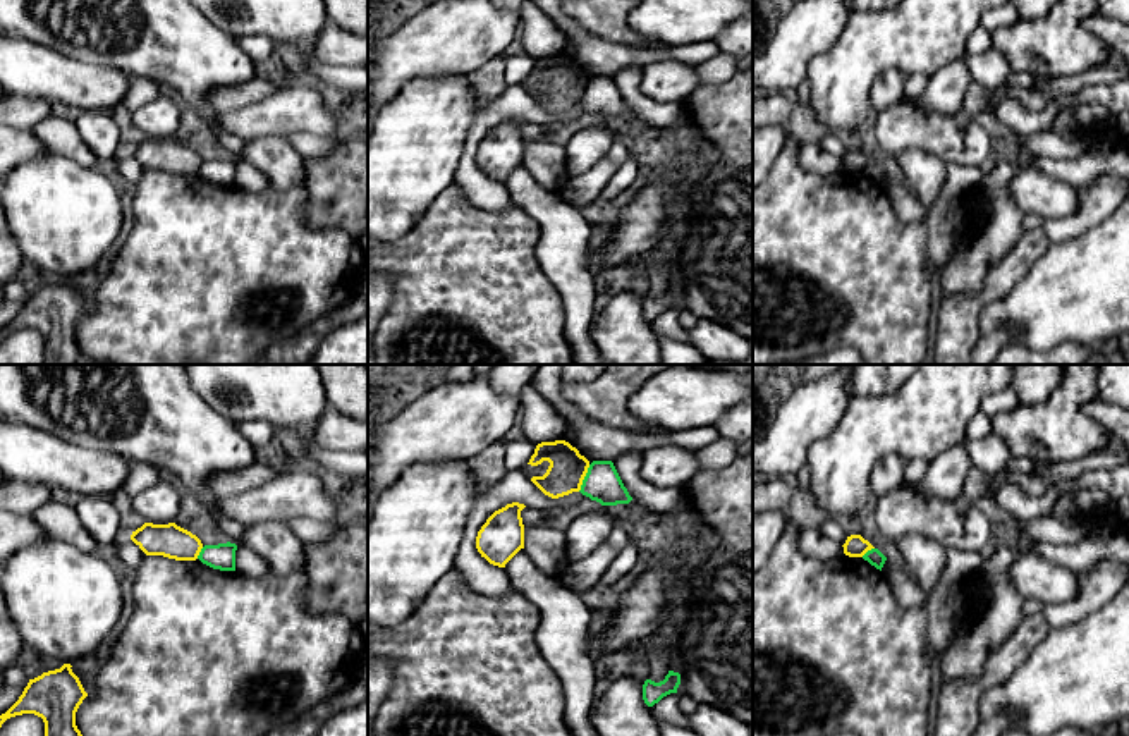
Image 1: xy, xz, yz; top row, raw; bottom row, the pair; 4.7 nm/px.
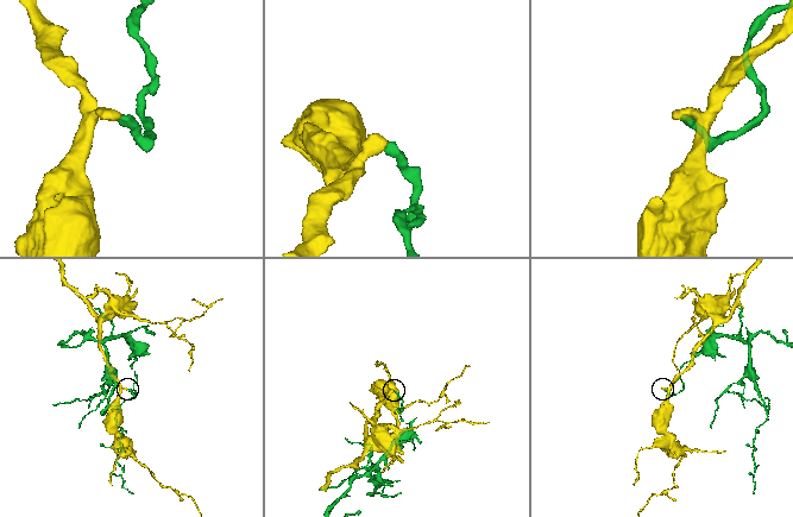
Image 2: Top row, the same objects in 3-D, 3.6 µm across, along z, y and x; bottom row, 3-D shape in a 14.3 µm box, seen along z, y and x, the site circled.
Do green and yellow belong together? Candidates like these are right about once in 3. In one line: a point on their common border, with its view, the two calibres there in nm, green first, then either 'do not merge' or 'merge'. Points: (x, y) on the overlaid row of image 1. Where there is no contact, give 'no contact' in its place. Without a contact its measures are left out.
xz (585, 478) | 170/180 nm | do not merge

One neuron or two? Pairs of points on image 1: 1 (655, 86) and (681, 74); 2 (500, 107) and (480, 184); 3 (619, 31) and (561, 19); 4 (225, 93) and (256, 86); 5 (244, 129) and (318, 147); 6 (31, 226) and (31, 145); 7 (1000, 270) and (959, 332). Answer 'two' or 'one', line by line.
1: one
2: one
3: two
4: one
5: two
6: two
7: one

